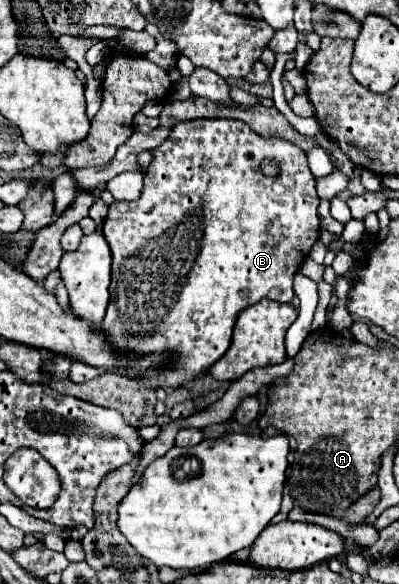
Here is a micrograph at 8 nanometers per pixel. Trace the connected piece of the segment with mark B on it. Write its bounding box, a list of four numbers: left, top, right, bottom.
[103,119,321,391]

